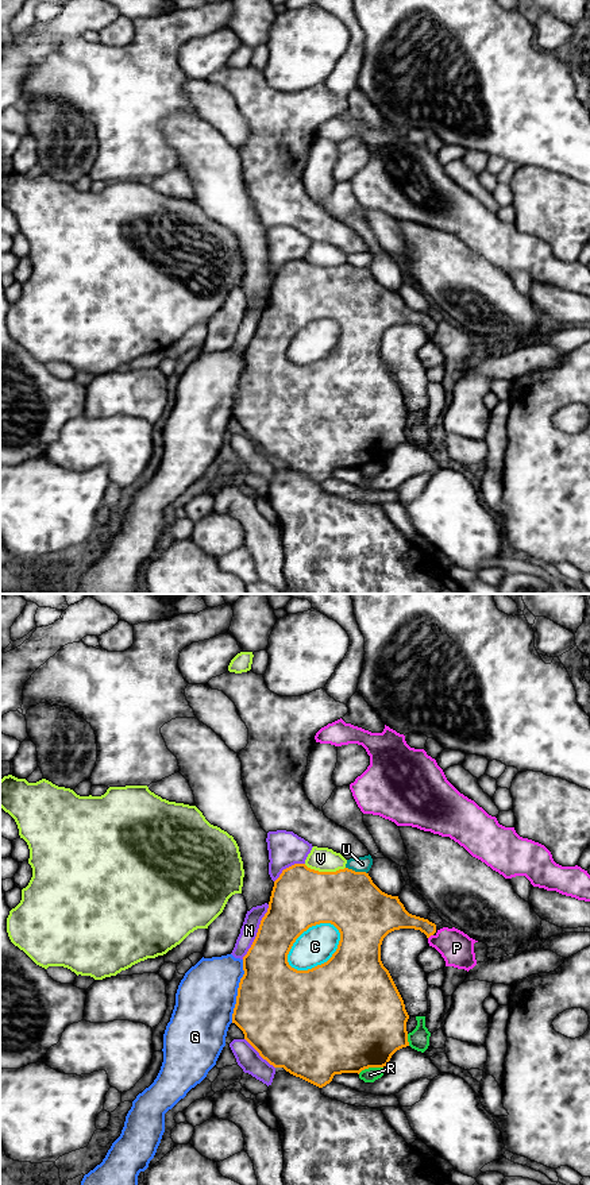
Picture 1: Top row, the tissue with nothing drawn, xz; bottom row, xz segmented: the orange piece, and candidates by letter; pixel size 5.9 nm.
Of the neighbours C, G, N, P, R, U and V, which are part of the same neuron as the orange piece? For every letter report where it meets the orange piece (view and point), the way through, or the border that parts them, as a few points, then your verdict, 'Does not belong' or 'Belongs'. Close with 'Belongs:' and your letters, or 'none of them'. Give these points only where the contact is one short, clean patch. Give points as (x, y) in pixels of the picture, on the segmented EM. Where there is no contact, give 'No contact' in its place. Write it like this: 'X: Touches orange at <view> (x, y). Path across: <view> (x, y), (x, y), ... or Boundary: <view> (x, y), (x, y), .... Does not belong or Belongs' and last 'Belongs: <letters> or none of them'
C: Touches orange at xz (322, 964). Does not belong
G: Touches orange at xz (238, 991). Does not belong
N: Touches orange at xz (258, 931). Does not belong
P: Touches orange at xz (430, 935). Does not belong
R: Touches orange at xz (370, 1066). Does not belong
U: Touches orange at xz (357, 872). Does not belong
V: Touches orange at xz (324, 872). Does not belong
Belongs: none of them

